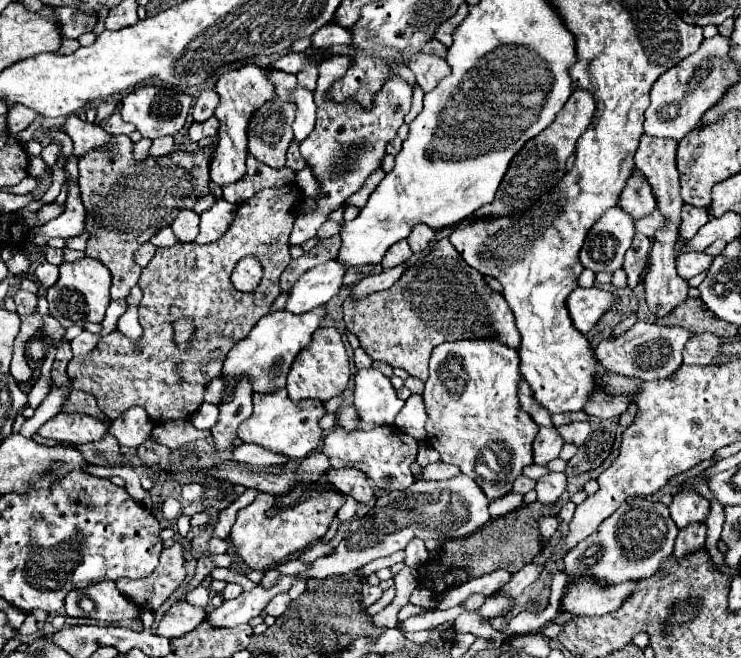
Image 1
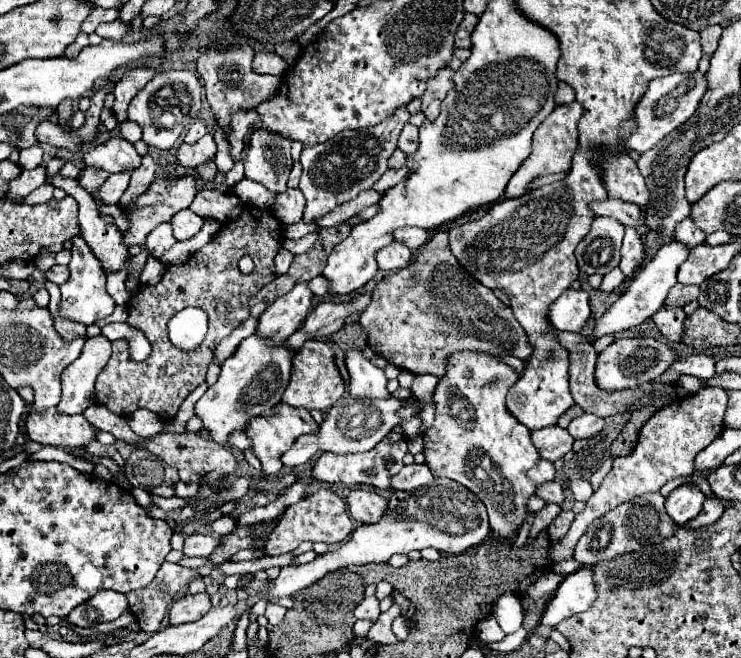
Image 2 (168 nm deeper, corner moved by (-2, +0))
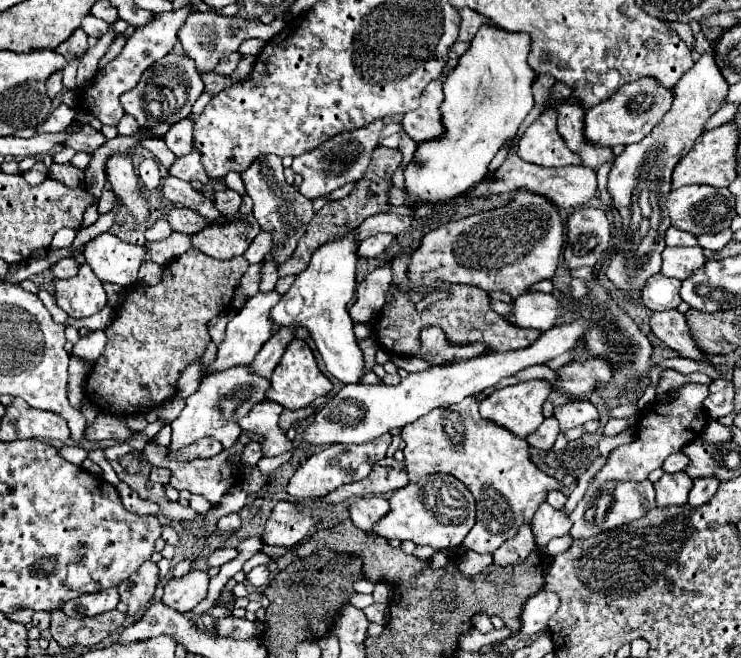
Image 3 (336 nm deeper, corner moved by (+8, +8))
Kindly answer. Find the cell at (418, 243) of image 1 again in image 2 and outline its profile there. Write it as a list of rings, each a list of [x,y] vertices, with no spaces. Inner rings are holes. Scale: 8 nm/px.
[[[399,228],[393,232],[393,240],[409,246],[411,250],[417,250],[425,244],[427,232],[423,228]]]

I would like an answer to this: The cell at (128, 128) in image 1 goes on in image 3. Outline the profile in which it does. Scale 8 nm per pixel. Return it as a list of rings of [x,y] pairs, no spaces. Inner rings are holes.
[[[125,114],[125,116],[121,118],[121,122],[117,124],[117,130],[119,130],[119,134],[123,134],[123,136],[133,136],[133,134],[137,134],[139,126],[137,126],[137,120],[135,120],[133,116]]]

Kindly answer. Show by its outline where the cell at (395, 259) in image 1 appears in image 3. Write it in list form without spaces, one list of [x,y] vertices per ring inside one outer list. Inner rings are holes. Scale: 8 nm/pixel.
[[[377,234],[377,236],[369,236],[365,240],[359,242],[359,256],[361,258],[377,258],[379,254],[387,252],[389,246],[393,242],[391,234]]]

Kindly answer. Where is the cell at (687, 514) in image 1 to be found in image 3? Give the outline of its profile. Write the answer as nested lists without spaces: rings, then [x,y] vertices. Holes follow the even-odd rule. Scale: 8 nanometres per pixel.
[[[685,472],[663,474],[661,480],[655,484],[657,490],[657,506],[685,506],[687,494],[691,490],[691,478]]]

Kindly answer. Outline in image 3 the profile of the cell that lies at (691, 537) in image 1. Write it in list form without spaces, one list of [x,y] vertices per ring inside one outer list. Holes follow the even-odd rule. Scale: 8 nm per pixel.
[[[697,478],[697,480],[693,480],[693,488],[689,492],[689,506],[693,506],[693,508],[703,506],[705,502],[709,502],[709,498],[713,498],[717,488],[719,488],[717,478]]]

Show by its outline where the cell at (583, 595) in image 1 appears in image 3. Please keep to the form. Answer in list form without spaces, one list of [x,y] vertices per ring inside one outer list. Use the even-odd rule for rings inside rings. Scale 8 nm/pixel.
[[[541,590],[535,596],[531,596],[521,614],[521,630],[525,634],[537,634],[547,630],[547,622],[553,616],[553,612],[557,612],[559,604],[561,602],[557,594],[553,594],[551,590]]]

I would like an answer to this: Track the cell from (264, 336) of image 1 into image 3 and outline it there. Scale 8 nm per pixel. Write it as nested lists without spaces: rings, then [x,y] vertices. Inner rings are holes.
[[[233,366],[225,372],[213,372],[213,374],[205,374],[201,378],[201,384],[197,388],[197,392],[193,392],[187,400],[185,400],[185,408],[179,414],[179,418],[175,422],[171,422],[173,428],[173,438],[171,438],[171,450],[183,448],[203,436],[215,438],[223,444],[225,450],[229,450],[241,436],[241,428],[239,428],[239,418],[245,416],[255,404],[259,404],[267,390],[269,390],[271,382],[267,378],[261,378],[259,374],[253,374],[249,370],[249,366]]]

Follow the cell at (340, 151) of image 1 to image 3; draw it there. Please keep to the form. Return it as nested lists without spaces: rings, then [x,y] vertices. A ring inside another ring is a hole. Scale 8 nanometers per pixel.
[[[377,120],[377,122],[371,122],[369,126],[363,126],[363,128],[357,128],[357,130],[351,130],[351,132],[335,134],[333,138],[323,142],[317,150],[311,150],[305,156],[301,154],[301,156],[293,158],[291,168],[295,170],[295,174],[299,174],[303,178],[303,184],[299,186],[299,192],[305,198],[315,200],[315,198],[327,196],[329,192],[341,188],[347,182],[353,182],[353,180],[359,180],[361,176],[365,176],[367,166],[371,162],[371,154],[379,144],[379,134],[381,134],[383,126],[385,126],[383,120]]]

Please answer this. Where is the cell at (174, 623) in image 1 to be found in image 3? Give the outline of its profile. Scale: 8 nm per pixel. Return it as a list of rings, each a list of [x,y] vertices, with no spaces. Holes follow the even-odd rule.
[[[191,570],[187,576],[171,578],[165,584],[163,602],[169,608],[175,608],[179,612],[189,612],[189,610],[193,610],[205,598],[207,586],[209,586],[207,572]]]

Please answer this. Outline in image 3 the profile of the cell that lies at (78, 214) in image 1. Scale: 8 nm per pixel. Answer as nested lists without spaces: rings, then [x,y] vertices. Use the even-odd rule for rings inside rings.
[[[79,264],[79,272],[67,280],[55,280],[55,300],[71,318],[93,316],[107,304],[103,282],[93,274],[89,264]]]

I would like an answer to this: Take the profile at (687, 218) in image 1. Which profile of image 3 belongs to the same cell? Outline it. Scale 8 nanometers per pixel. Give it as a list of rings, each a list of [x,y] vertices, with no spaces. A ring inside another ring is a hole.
[[[671,226],[665,234],[665,242],[667,246],[695,246],[697,238],[693,234],[685,234],[685,230],[677,230],[675,226]]]

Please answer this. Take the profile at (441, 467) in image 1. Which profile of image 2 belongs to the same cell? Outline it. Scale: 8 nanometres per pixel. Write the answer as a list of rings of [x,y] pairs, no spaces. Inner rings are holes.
[[[411,464],[403,466],[393,478],[391,478],[391,488],[389,490],[403,490],[403,492],[413,492],[415,488],[427,486],[433,482],[433,476],[427,470],[427,464]]]

